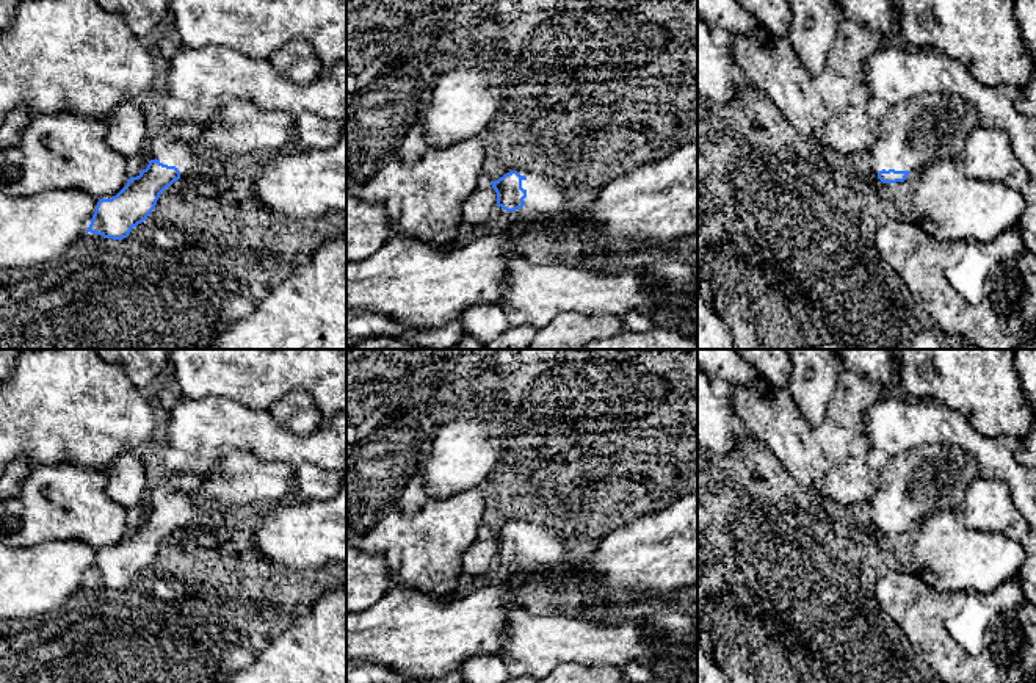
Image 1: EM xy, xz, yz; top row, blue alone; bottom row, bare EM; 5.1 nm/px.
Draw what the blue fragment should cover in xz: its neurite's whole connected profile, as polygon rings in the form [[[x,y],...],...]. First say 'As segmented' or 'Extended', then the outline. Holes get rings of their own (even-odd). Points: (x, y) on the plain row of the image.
Extended. [[[511,522],[491,536],[497,544],[497,558],[489,573],[492,584],[517,584],[575,566],[566,544],[538,525]]]

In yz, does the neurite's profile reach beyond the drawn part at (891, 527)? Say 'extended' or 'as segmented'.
extended

